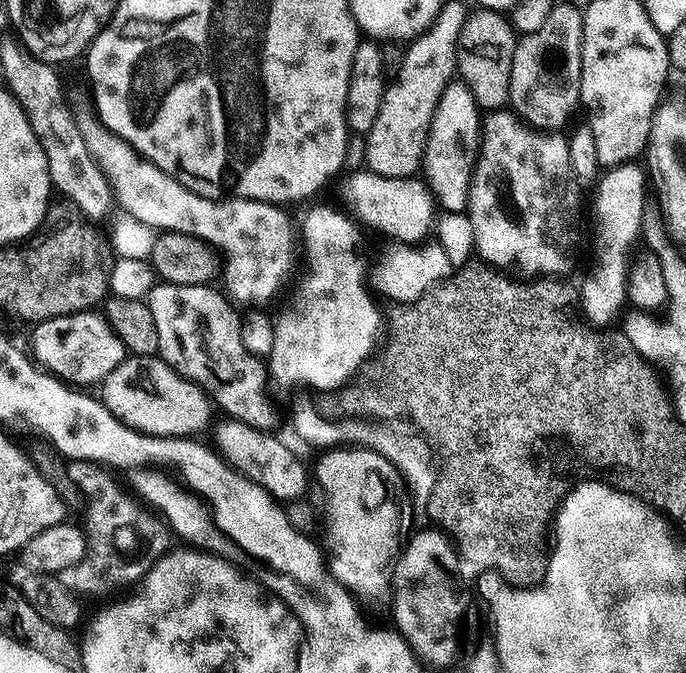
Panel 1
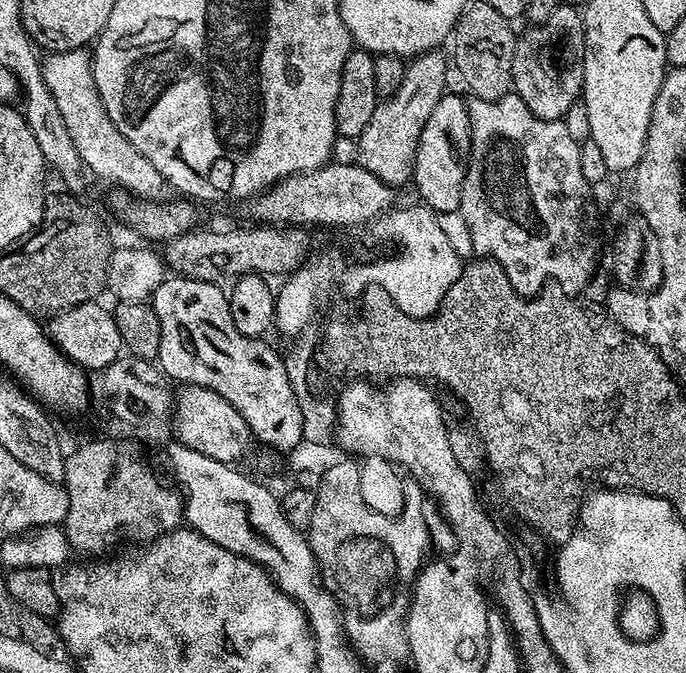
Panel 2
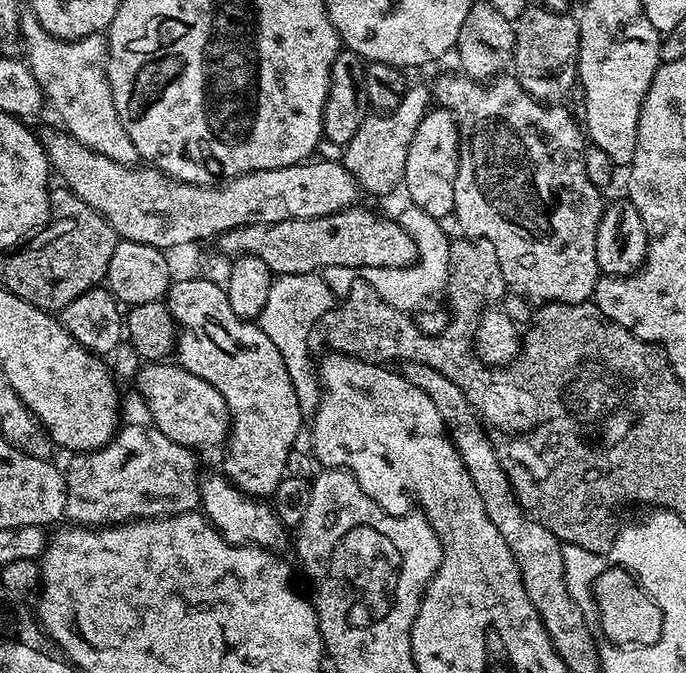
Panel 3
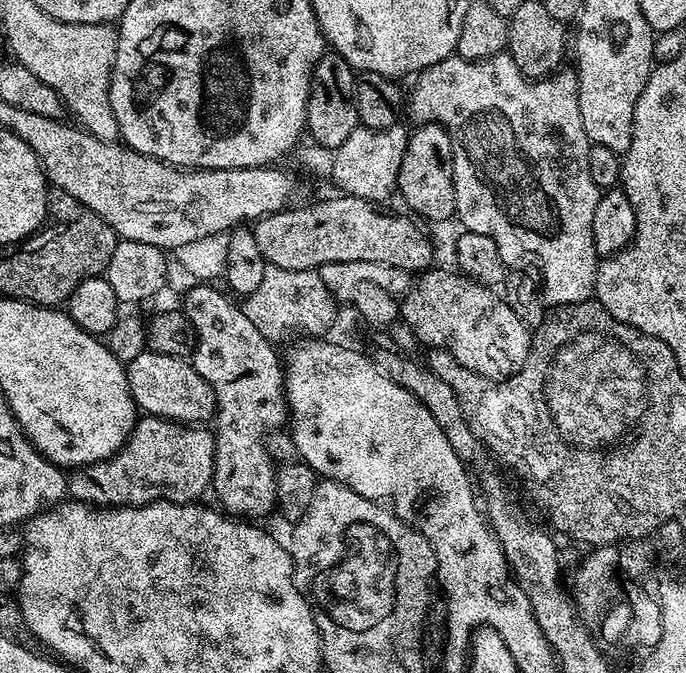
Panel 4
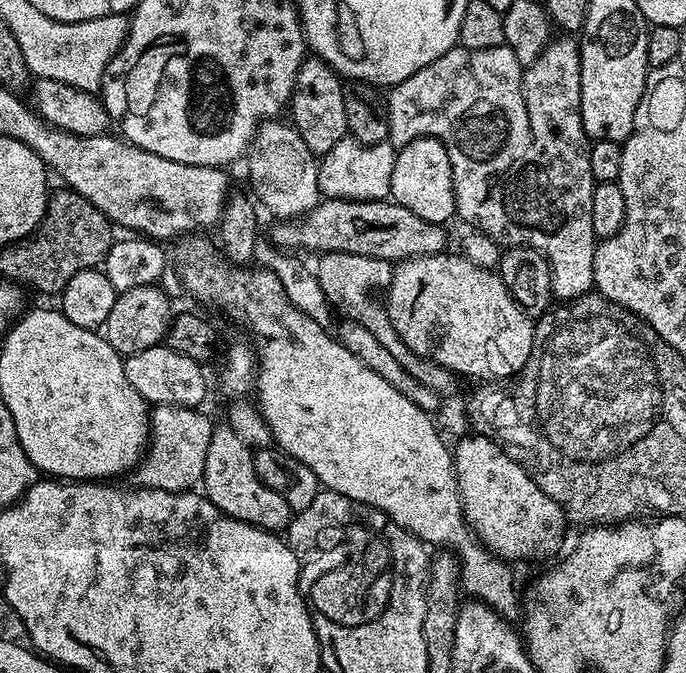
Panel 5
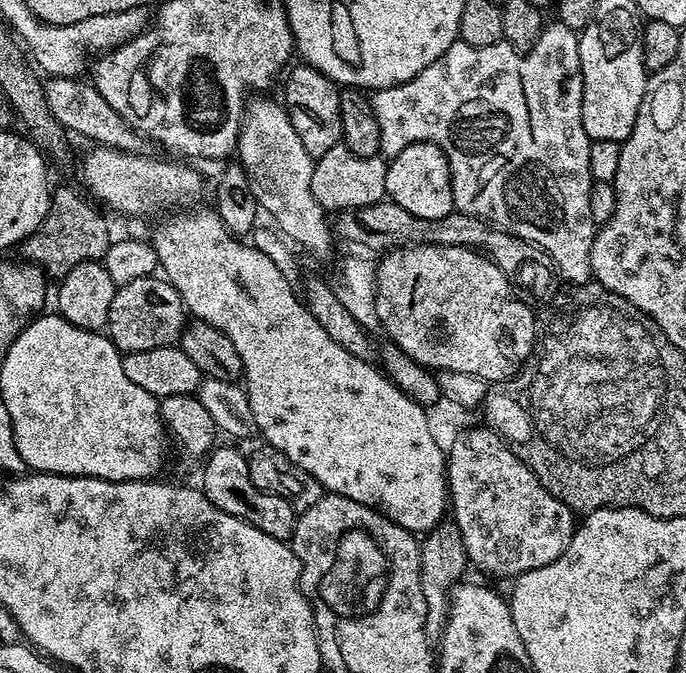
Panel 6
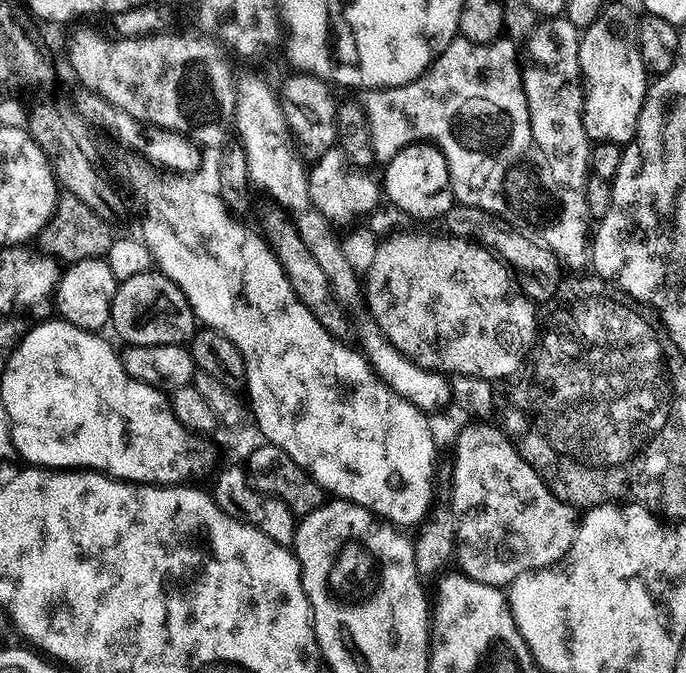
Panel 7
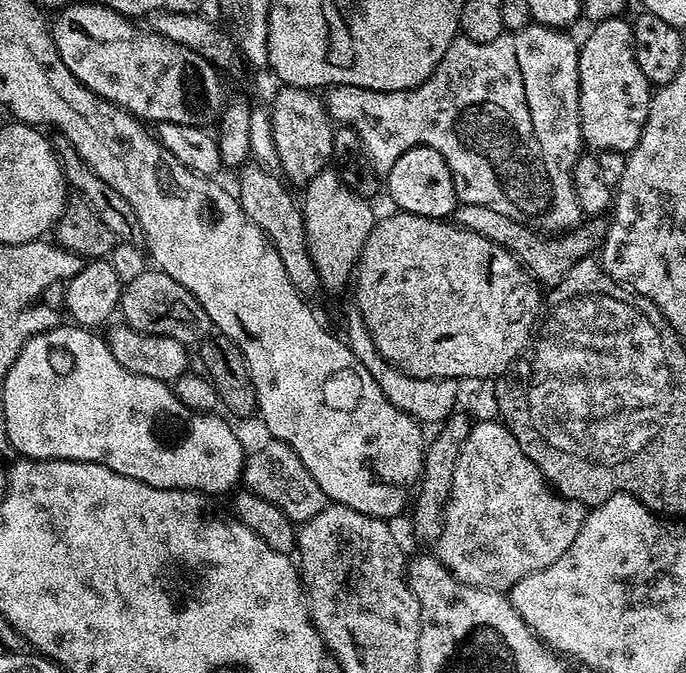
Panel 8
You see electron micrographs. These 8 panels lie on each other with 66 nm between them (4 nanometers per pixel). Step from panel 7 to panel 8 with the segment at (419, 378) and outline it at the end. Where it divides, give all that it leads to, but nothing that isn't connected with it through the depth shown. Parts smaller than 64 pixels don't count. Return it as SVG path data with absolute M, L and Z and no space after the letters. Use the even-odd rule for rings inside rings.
M360 311L352 312L352 316L342 316L342 320L344 327L346 327L344 341L348 345L348 349L362 362L362 366L370 371L371 377L378 383L380 392L386 395L389 404L422 424L426 424L426 422L440 424L455 411L457 407L457 381L452 379L419 379L417 376L404 374L399 369L393 368L392 364L386 363L377 354L377 348L364 326Z

